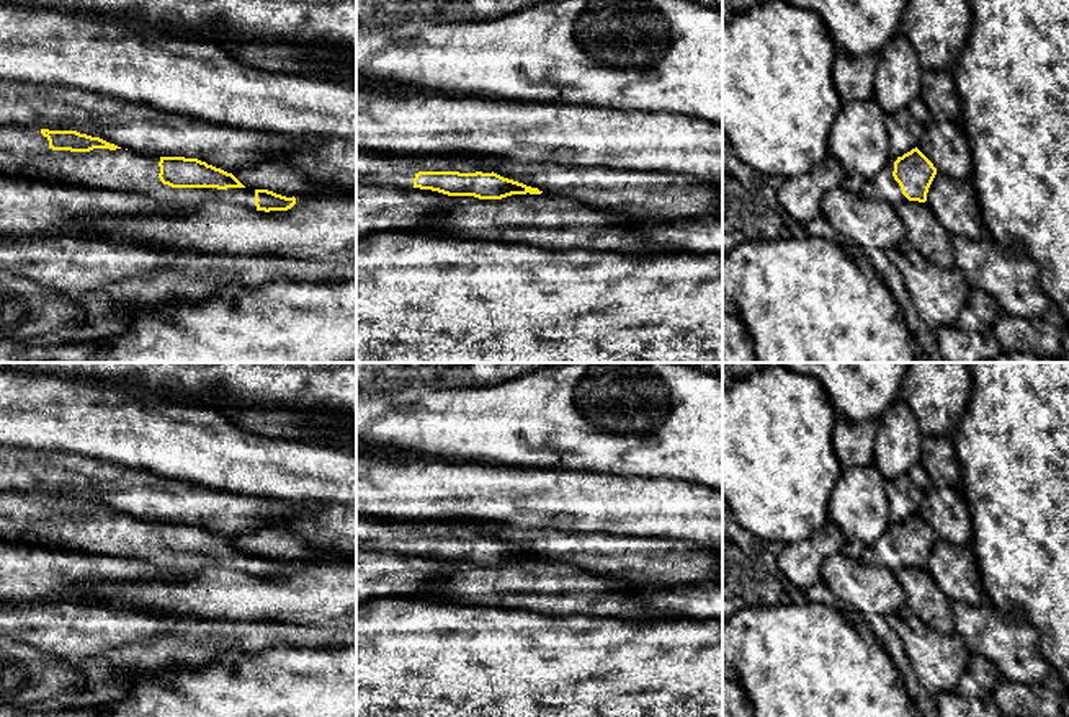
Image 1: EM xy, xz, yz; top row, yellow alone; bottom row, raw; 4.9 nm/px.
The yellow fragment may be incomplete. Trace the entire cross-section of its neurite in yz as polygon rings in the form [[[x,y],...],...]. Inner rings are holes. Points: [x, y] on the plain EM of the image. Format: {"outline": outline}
{"outline": [[[915,513],[902,523],[891,523],[876,544],[865,546],[860,560],[892,572],[907,565],[925,568],[935,541],[933,529]]]}

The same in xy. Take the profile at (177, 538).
{"outline": [[[0,492],[0,539],[141,560],[198,575],[219,565],[252,577],[288,577],[296,563],[245,554],[198,524],[147,523],[77,497]]]}

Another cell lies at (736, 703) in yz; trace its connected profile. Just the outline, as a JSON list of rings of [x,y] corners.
[[[722,673],[722,717],[755,717],[752,701],[742,684]]]

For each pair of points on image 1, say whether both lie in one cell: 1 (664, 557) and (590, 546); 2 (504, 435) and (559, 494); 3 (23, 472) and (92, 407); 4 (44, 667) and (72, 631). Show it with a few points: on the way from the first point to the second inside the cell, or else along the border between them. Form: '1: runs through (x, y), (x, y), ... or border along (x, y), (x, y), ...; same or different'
1: runs through (646, 557), (608, 554); same
2: border along (499, 464), (556, 467), (574, 472); different
3: border along (17, 446), (66, 451), (76, 459); different
4: border along (26, 642), (64, 657), (72, 663); different

